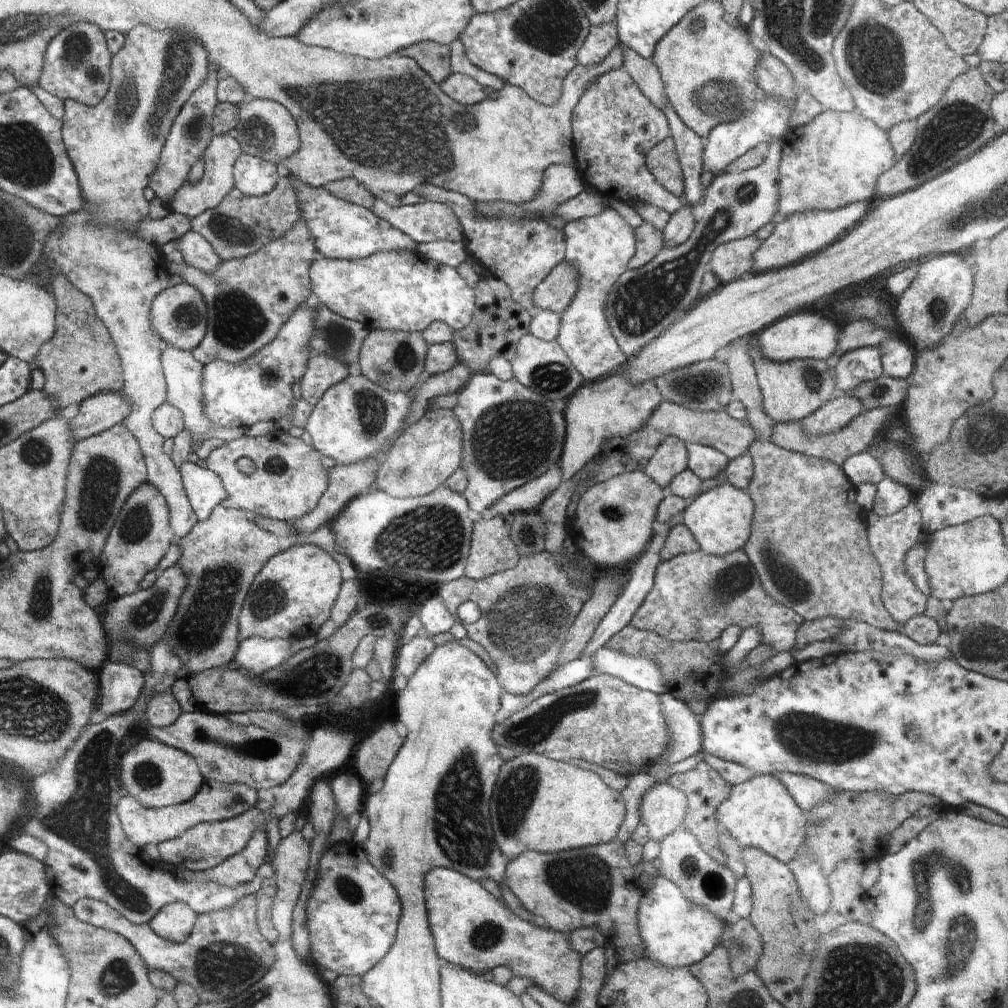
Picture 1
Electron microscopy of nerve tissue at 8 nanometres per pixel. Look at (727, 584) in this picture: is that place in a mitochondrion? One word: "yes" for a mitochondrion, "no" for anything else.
yes

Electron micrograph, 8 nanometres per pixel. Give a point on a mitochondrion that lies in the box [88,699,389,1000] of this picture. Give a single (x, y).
(223, 967)

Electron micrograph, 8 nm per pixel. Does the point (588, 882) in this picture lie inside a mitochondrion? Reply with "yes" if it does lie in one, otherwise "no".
yes

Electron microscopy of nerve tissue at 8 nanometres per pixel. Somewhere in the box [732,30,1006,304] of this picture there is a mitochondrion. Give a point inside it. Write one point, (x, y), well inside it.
(959, 122)

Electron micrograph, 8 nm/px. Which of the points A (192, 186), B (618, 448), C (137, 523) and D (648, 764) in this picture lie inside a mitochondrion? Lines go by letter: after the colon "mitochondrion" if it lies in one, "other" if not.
A: other
B: other
C: mitochondrion
D: other

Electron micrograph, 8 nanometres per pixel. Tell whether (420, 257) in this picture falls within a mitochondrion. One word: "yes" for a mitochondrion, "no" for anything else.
no

